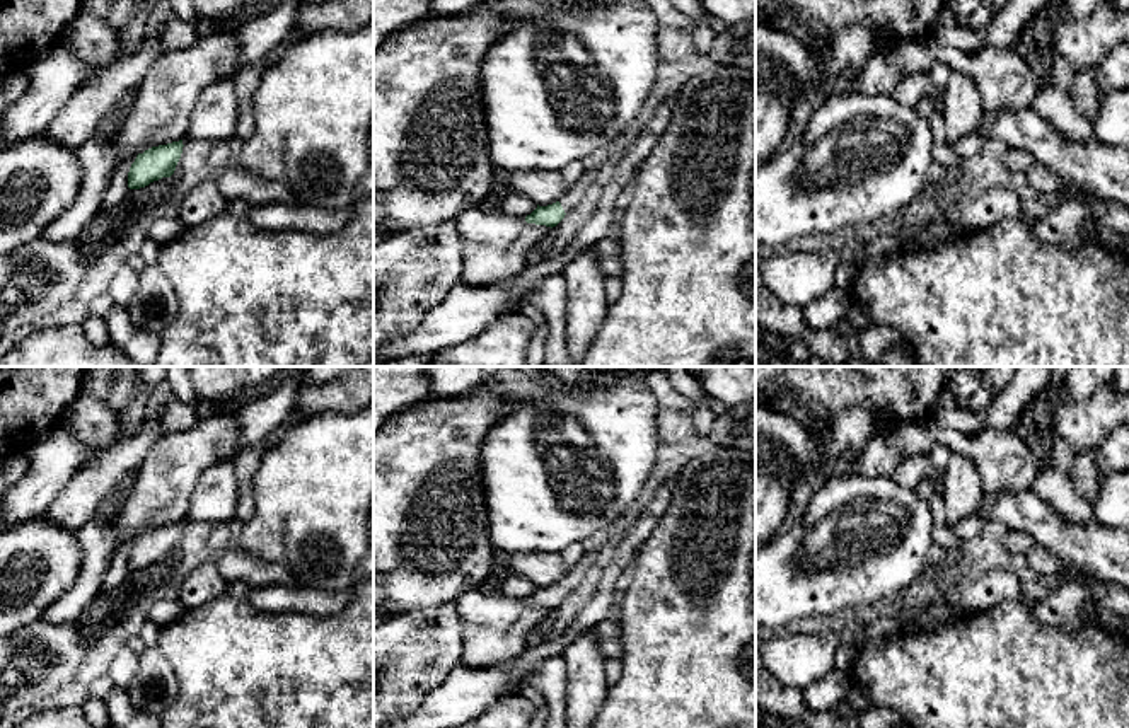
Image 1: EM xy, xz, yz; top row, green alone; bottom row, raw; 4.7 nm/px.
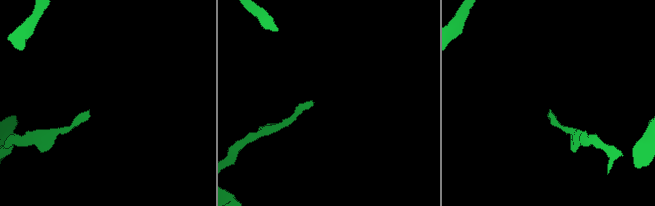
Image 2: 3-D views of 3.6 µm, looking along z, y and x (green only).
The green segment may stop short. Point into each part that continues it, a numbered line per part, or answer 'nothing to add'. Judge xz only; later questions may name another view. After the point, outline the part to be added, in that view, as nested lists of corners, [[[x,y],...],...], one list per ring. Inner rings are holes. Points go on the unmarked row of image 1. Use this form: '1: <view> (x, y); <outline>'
1: xz (577, 573); [[[588,551],[582,559],[561,578],[559,585],[564,595],[570,595],[585,578],[587,571],[593,568],[597,551]]]

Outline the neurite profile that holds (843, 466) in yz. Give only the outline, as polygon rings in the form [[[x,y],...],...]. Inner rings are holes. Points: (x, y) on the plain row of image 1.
[[[848,450],[837,459],[822,459],[815,464],[802,464],[800,460],[796,462],[800,469],[802,479],[808,479],[813,474],[820,472],[827,479],[834,476],[851,476],[854,474],[854,464],[861,452]]]

